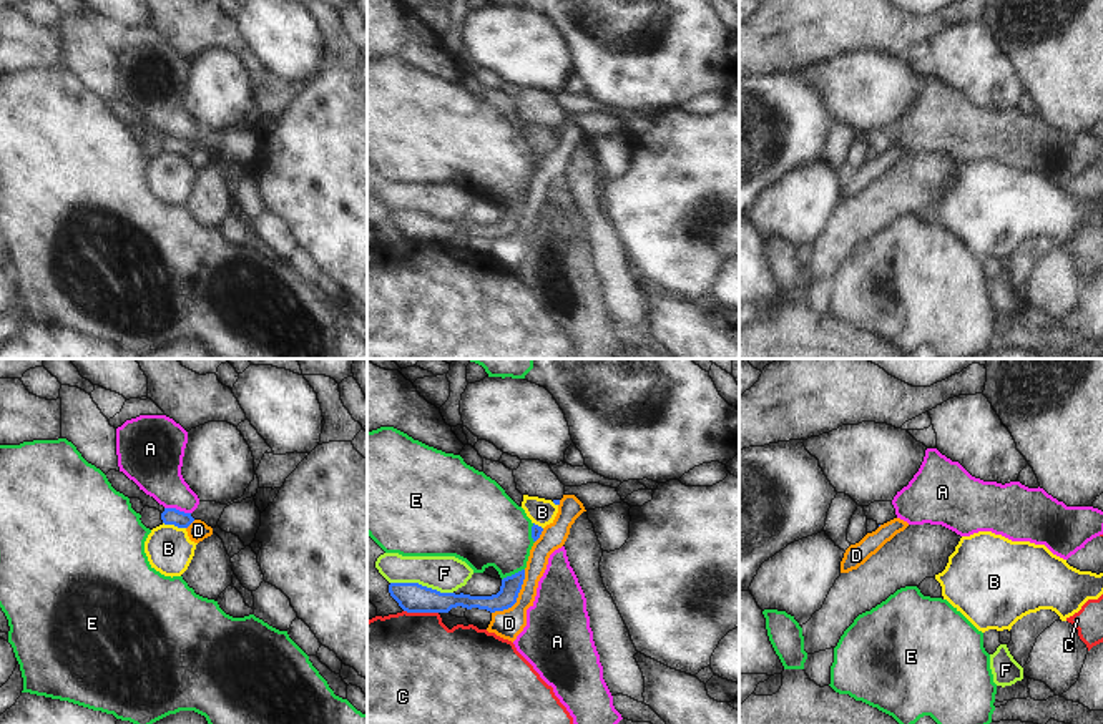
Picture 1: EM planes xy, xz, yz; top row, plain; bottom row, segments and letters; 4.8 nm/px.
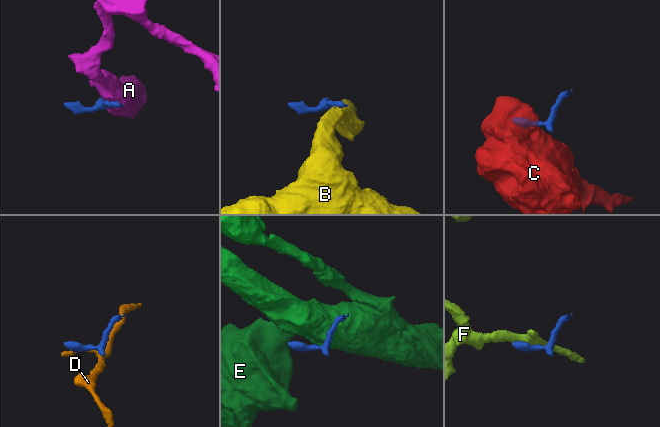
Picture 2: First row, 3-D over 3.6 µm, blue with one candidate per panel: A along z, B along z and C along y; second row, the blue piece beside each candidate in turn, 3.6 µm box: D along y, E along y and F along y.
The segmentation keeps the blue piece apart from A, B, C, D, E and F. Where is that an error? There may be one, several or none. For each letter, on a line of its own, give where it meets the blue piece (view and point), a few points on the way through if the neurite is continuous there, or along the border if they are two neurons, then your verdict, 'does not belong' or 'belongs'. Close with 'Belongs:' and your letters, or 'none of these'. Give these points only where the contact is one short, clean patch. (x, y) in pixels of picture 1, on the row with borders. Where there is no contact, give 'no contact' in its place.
A: meets blue in xy at (178, 510); does not belong
B: meets blue in xy at (175, 525); border along xy (163, 522), (185, 528); does not belong
C: meets blue in xz at (421, 611); border along xz (404, 610), (437, 613); does not belong
D: meets blue in xz at (517, 596); does not belong
E: meets blue in xz at (512, 575); border along xz (524, 568), (502, 580); does not belong
F: meets blue in xz at (421, 585); border along xz (391, 582), (417, 582), (452, 593); does not belong
Belongs: none of these

